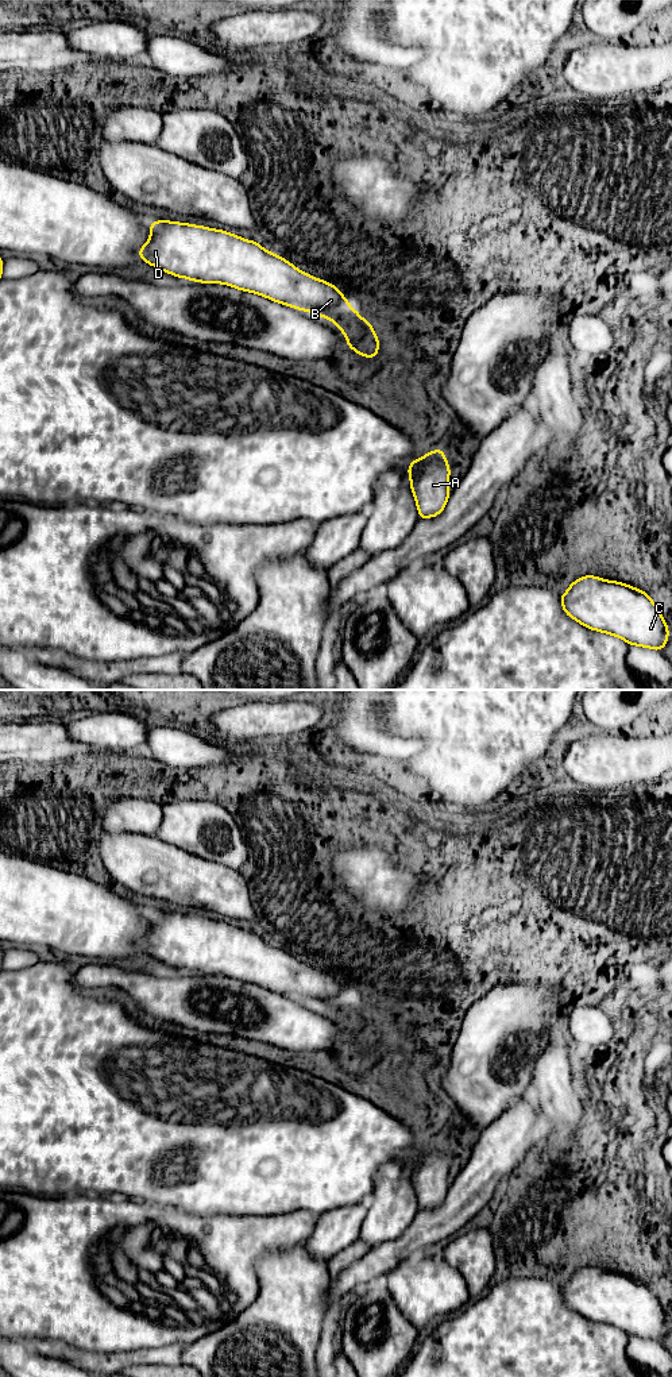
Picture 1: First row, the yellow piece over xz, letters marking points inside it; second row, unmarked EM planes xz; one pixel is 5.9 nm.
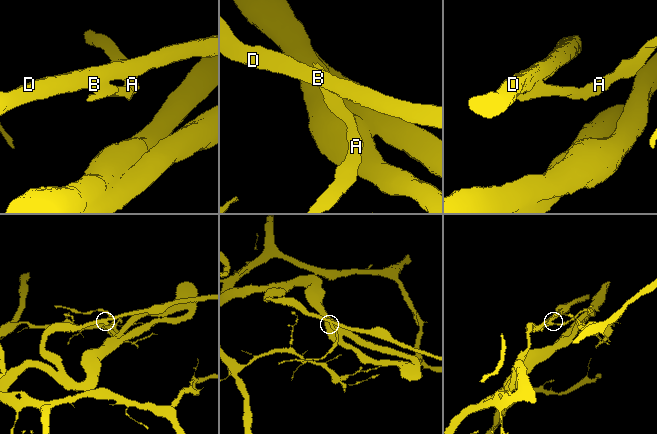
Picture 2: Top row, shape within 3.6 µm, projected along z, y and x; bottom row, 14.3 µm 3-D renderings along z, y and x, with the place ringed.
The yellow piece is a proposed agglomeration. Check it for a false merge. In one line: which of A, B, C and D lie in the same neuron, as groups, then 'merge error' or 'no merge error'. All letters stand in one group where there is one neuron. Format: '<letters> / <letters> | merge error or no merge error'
A / B C D | merge error

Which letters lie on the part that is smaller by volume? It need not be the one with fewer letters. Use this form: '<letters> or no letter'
A

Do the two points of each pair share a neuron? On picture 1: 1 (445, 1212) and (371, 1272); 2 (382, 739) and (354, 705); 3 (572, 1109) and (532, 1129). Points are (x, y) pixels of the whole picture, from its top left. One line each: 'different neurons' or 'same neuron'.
1: same neuron
2: same neuron
3: different neurons

